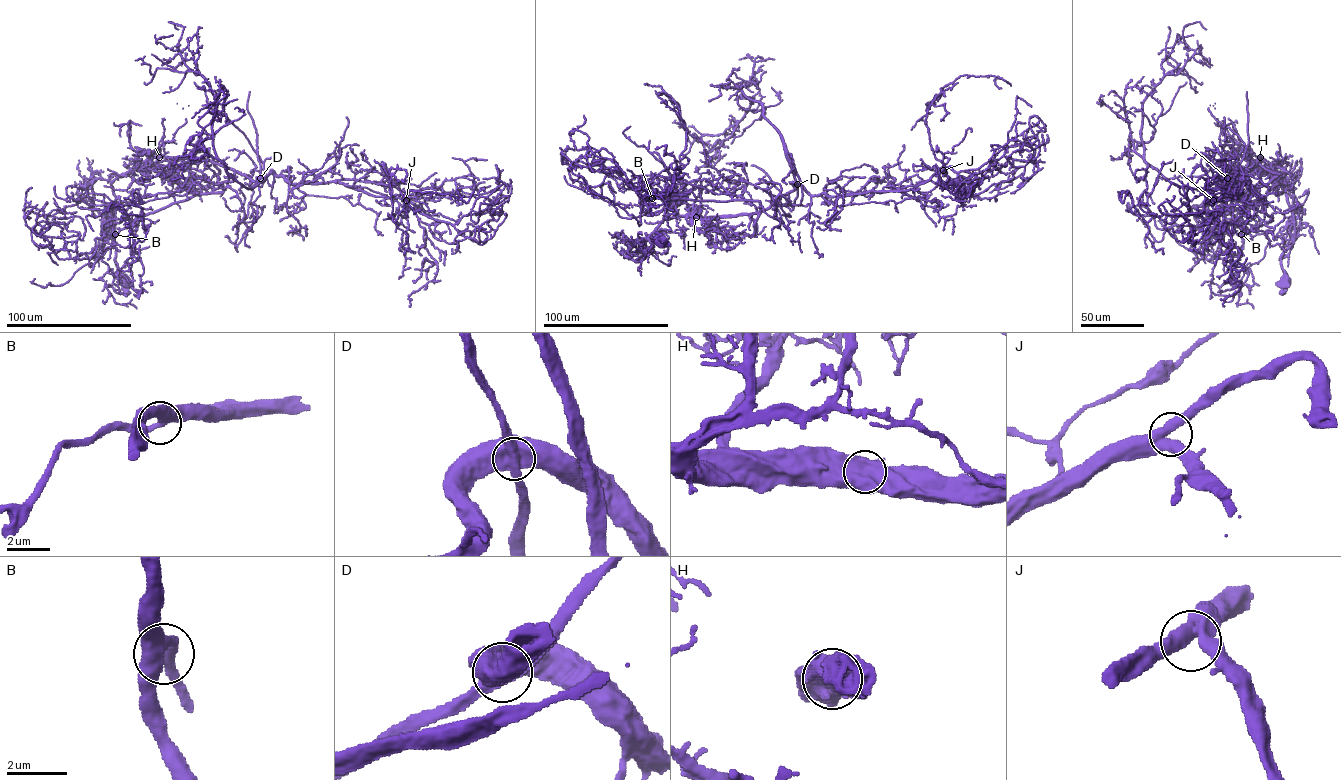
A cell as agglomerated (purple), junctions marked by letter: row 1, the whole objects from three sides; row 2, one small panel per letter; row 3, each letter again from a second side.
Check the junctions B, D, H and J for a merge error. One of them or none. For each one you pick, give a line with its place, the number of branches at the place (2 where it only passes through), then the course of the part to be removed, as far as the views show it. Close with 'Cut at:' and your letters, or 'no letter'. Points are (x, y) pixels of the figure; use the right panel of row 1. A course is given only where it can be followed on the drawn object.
D: Place: (1227, 178). Branches: 3. Course of the part to remove: (1227, 178), (1175, 185), (1145, 162), (1141, 135), (1144, 99), (1195, 52), (1184, 27), (1206, 29)
Cut at: D

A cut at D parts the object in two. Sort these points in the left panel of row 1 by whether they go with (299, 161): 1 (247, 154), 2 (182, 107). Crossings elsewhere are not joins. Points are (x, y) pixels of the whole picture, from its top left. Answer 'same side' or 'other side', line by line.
1: same side
2: other side

